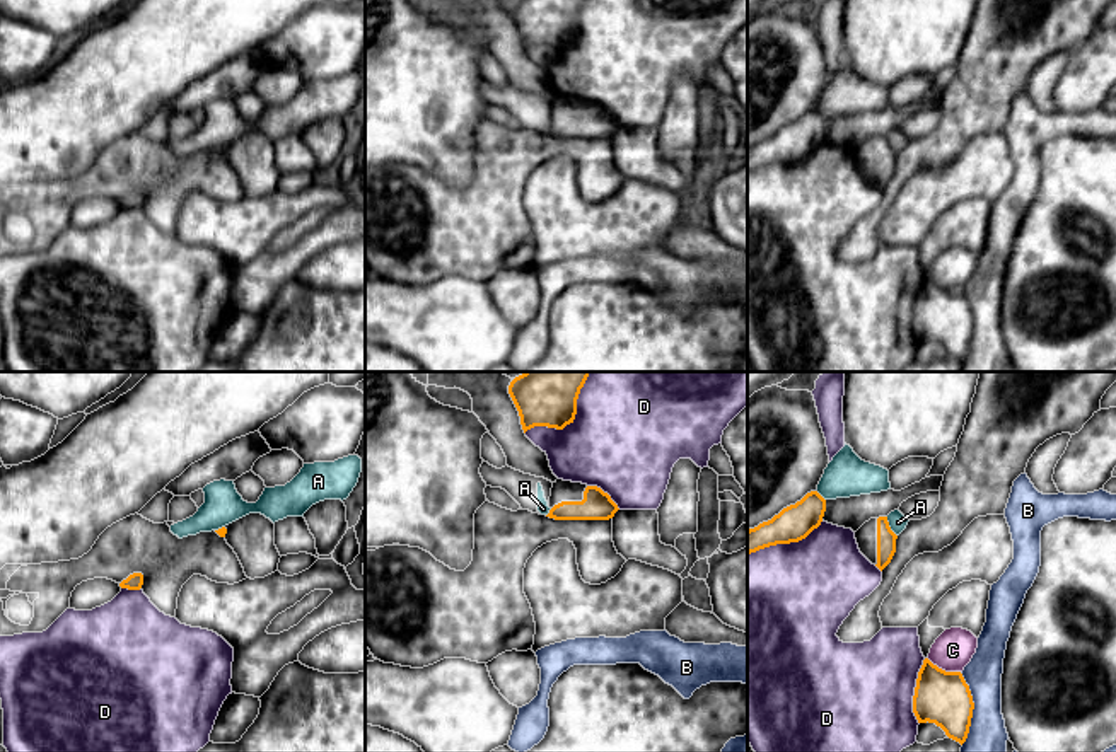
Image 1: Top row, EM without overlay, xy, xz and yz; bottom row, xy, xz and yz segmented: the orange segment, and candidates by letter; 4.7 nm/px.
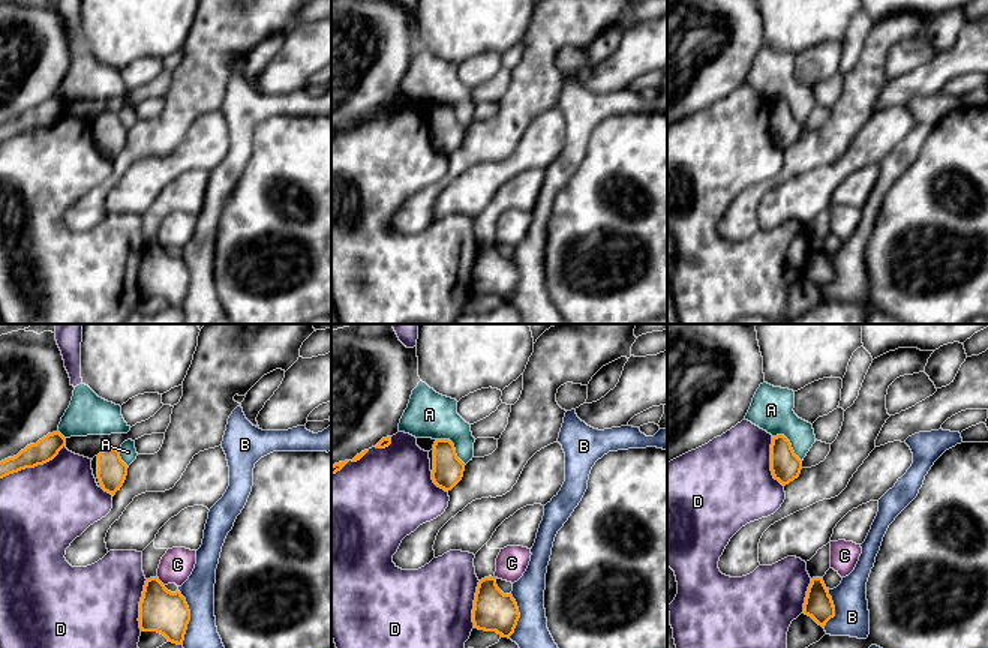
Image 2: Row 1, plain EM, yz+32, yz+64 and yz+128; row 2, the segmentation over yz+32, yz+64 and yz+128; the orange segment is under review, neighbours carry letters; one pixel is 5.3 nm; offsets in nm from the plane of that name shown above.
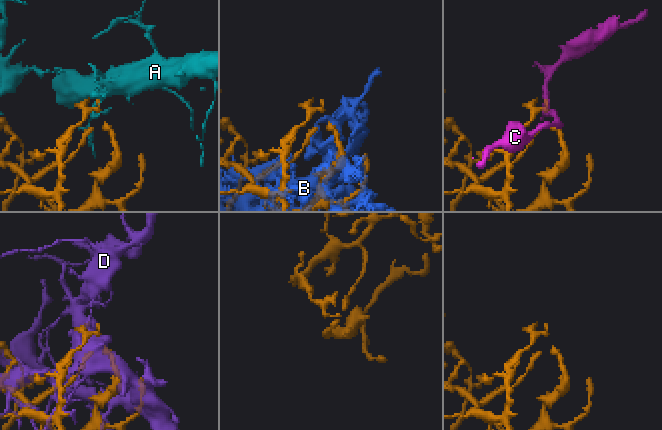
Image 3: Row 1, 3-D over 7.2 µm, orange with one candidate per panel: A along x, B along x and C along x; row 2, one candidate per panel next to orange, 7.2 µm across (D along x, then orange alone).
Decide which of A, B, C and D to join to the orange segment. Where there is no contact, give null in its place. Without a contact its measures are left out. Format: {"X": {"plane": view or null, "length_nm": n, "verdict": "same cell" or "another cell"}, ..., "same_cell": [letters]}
{"A": {"plane": "yz", "length_nm": 110, "verdict": "another cell"}, "B": {"plane": "yz", "length_nm": 340, "verdict": "another cell"}, "C": {"plane": "yz", "length_nm": 180, "verdict": "another cell"}, "D": {"plane": "xz", "length_nm": 380, "verdict": "another cell"}, "same_cell": []}

